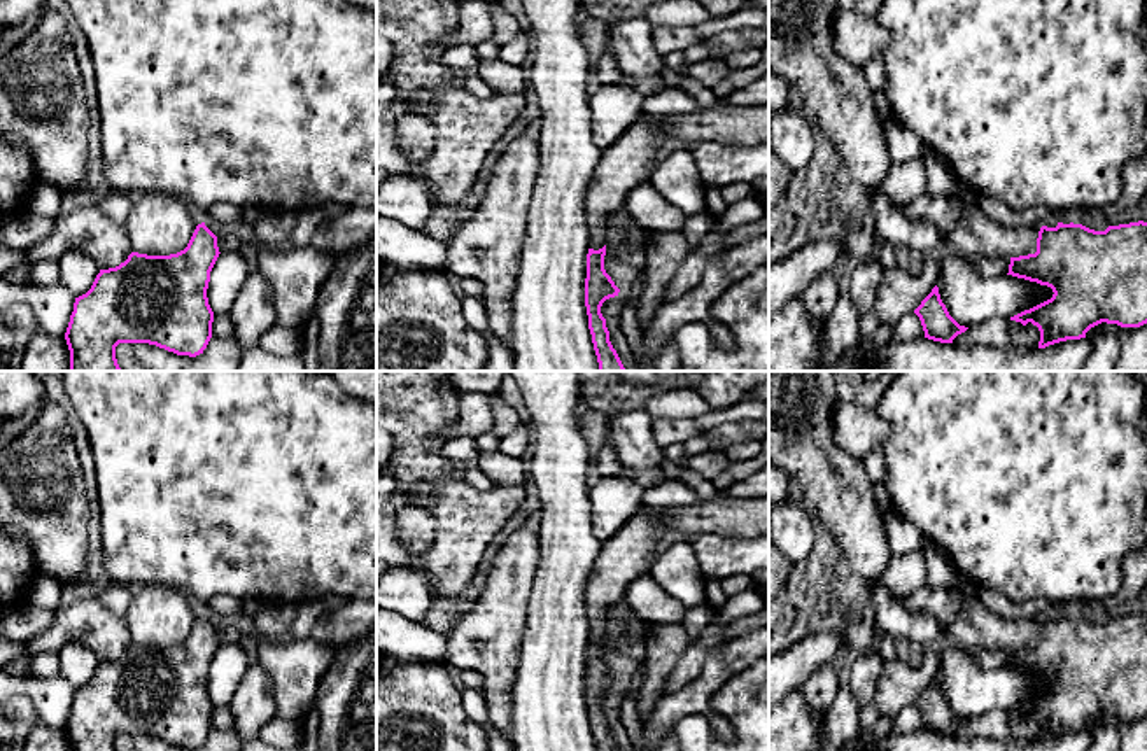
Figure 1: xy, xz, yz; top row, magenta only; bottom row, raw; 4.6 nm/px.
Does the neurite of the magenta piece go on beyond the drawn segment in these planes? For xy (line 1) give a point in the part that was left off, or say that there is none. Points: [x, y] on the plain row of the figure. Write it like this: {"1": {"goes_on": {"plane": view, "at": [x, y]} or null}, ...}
{"1": {"goes_on": null}}

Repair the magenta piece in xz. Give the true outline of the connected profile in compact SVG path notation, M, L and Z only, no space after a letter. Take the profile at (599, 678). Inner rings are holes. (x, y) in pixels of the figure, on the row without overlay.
M644 508L602 543L601 555L595 558L588 576L590 641L587 646L585 698L597 751L620 751L609 733L606 711L601 705L602 695L620 684L604 662L606 611L625 597L629 581L650 574L658 557L657 544L665 532L667 525L660 513L653 508Z

